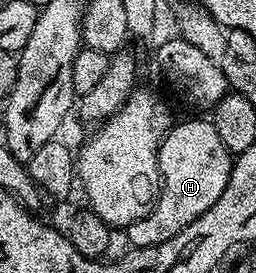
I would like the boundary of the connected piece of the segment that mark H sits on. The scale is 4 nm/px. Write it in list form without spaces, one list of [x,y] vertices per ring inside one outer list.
[[[192,118],[189,122],[177,121],[162,140],[158,164],[160,165],[160,199],[142,220],[134,220],[126,228],[133,247],[162,244],[170,236],[178,236],[186,224],[194,224],[226,192],[234,158],[226,144],[218,137],[211,121]]]

